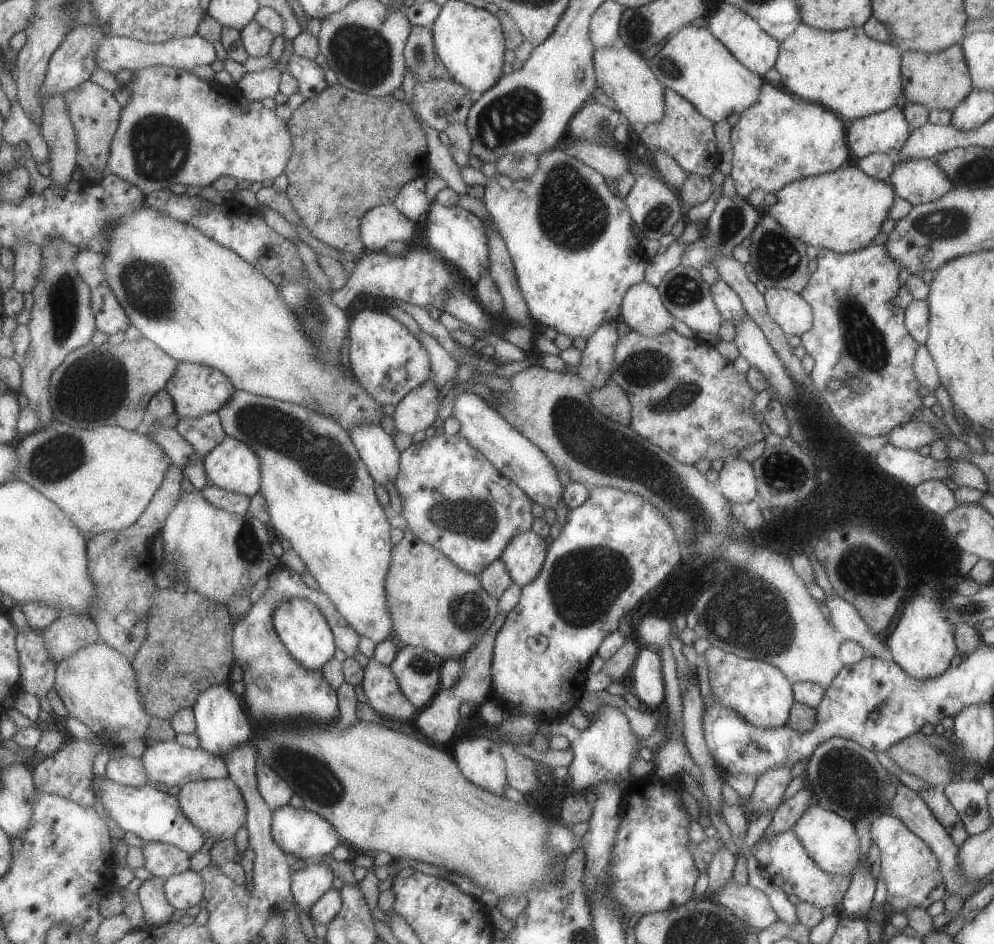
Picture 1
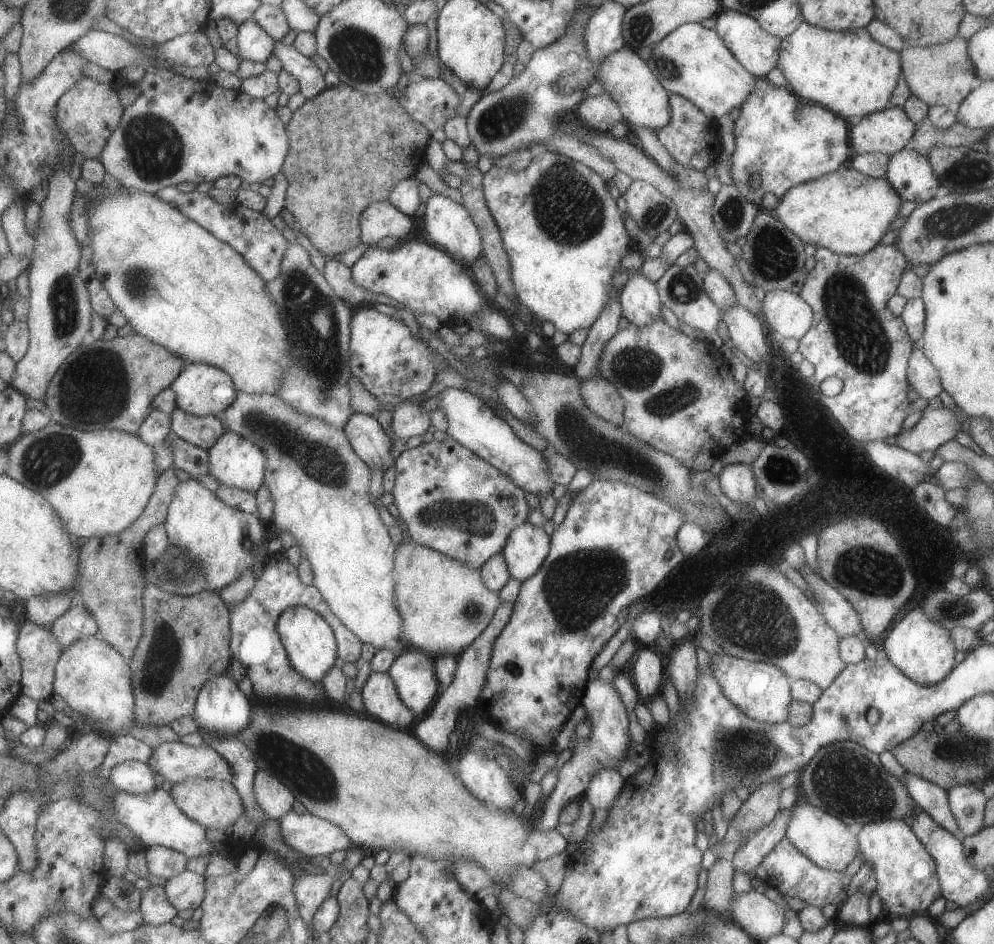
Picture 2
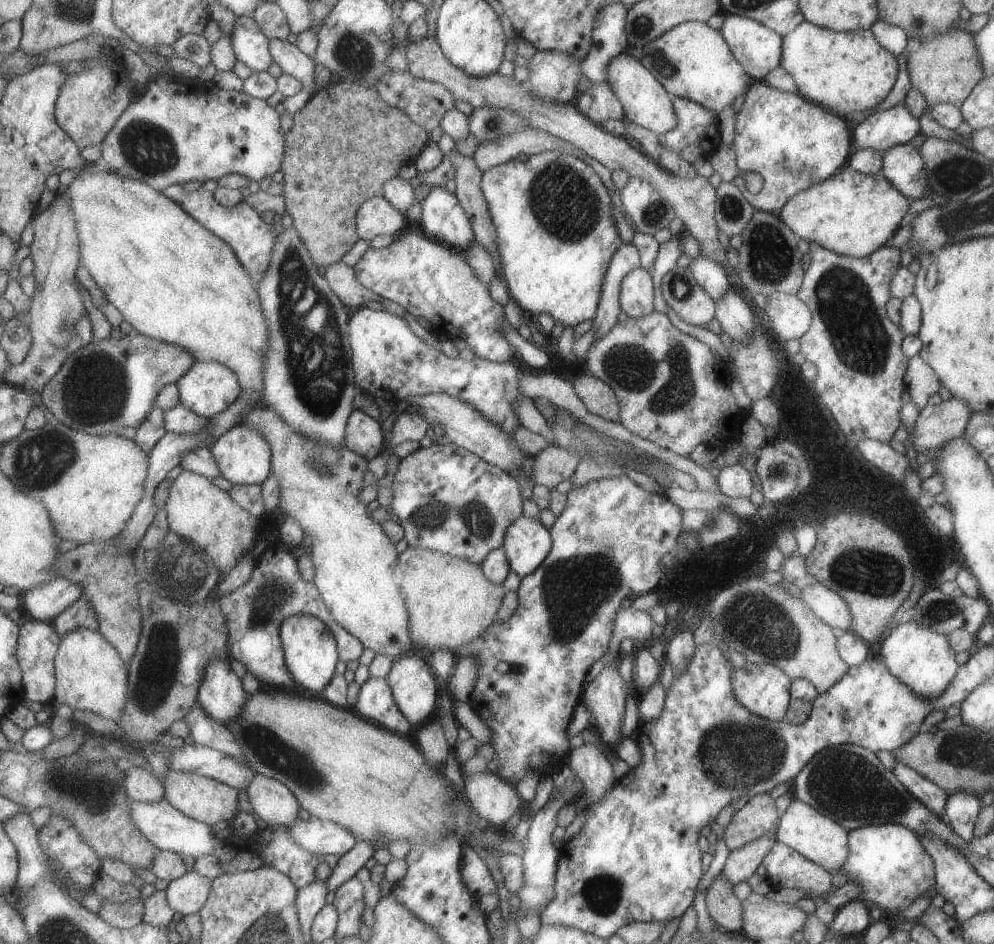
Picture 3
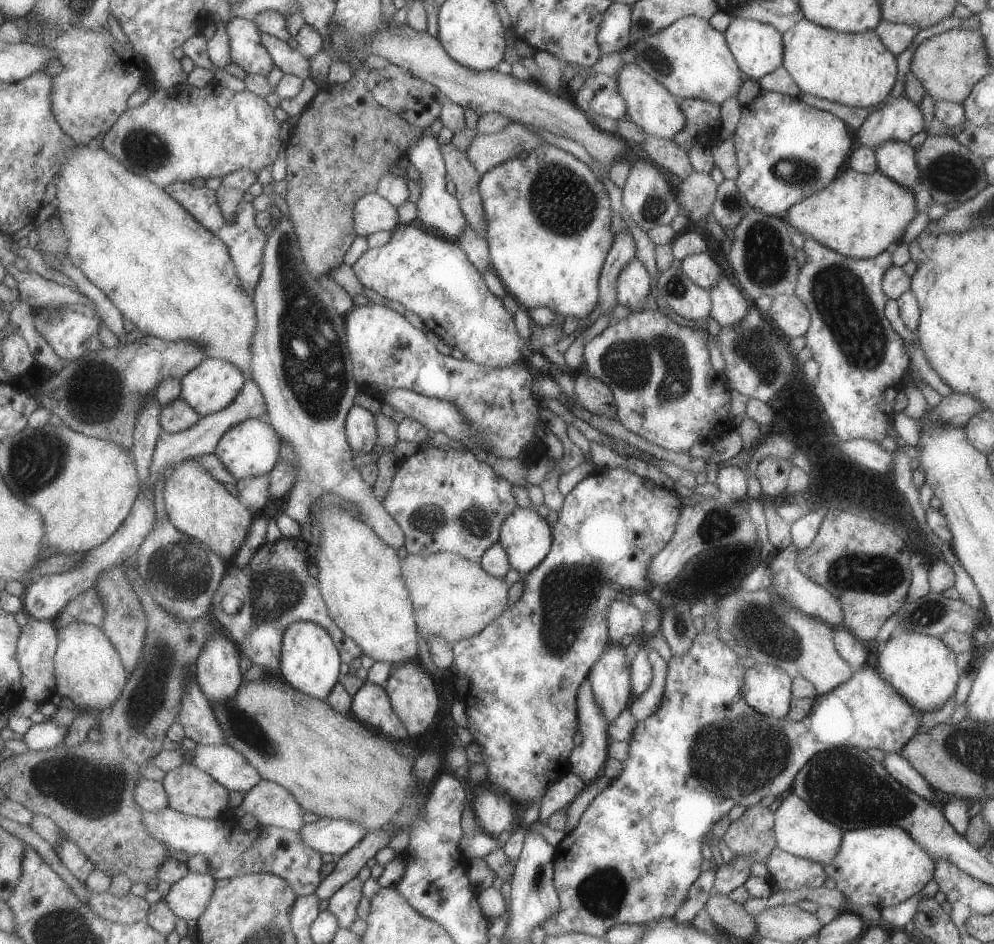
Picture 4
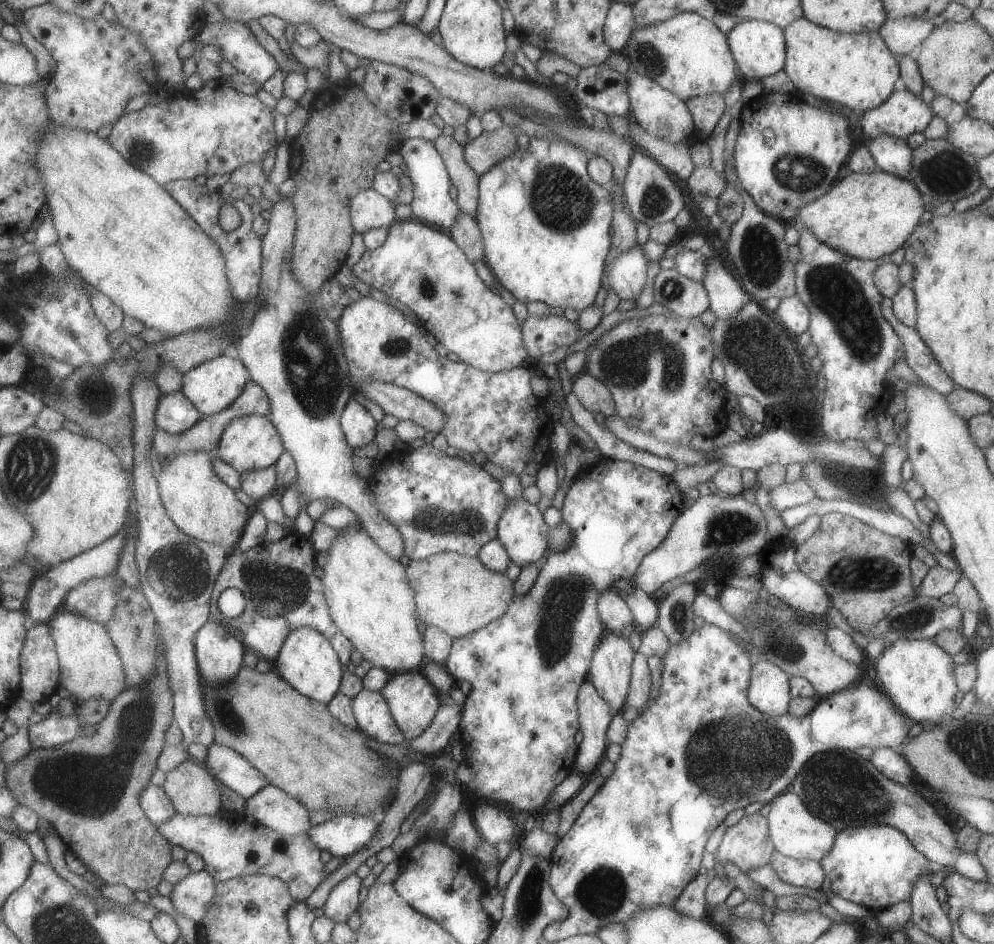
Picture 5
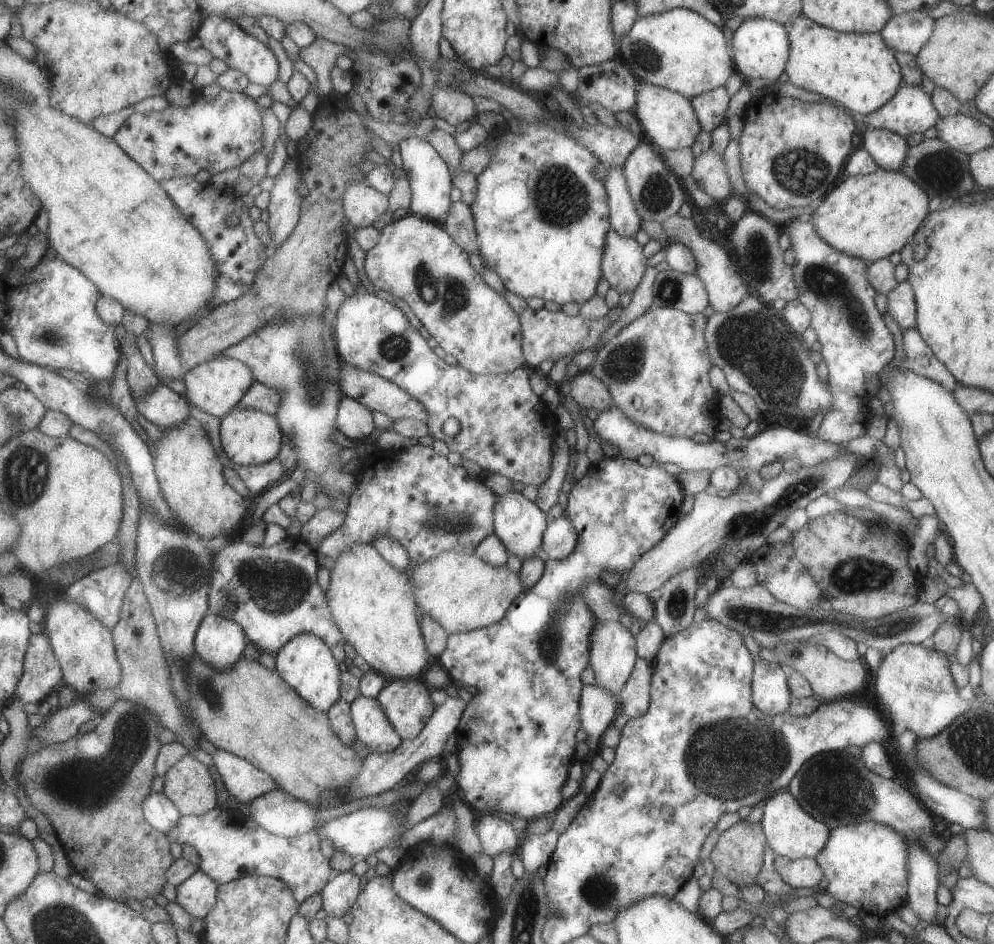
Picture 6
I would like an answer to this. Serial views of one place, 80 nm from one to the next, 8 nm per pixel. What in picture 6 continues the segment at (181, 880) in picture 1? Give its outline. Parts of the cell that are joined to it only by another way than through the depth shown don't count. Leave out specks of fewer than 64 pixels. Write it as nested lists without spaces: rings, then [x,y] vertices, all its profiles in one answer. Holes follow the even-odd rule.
[[[199,870],[178,886],[178,904],[192,918],[205,919],[219,900],[220,885],[205,871]]]

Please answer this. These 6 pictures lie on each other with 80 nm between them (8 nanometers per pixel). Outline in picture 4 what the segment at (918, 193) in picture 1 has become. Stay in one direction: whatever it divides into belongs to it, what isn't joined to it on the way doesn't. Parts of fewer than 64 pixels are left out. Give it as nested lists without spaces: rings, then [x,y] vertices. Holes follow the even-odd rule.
[[[885,141],[880,147],[876,147],[874,155],[876,156],[878,171],[889,177],[893,182],[900,184],[913,193],[913,189],[919,188],[920,174],[917,168],[917,161],[914,150],[907,143],[901,141]]]

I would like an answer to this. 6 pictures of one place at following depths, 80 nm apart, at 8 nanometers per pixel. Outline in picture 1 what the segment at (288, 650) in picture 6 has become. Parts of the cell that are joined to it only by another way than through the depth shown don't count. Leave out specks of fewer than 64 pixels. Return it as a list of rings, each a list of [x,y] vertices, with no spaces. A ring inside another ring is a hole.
[[[293,597],[281,601],[274,614],[274,626],[289,652],[309,670],[322,670],[325,663],[337,650],[336,638],[320,606],[303,597]]]

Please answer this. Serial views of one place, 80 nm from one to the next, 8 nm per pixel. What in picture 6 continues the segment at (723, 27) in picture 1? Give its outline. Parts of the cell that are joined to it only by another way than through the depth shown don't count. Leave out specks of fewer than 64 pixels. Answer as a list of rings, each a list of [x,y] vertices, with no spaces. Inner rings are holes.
[[[744,19],[732,32],[728,43],[732,48],[735,72],[746,81],[761,78],[765,81],[777,81],[784,78],[784,66],[789,56],[789,43],[782,24],[769,19]]]

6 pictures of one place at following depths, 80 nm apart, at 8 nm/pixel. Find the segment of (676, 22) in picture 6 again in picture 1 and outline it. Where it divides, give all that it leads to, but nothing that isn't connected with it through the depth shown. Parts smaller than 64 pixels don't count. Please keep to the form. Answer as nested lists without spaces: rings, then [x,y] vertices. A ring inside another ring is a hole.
[[[681,27],[647,63],[663,88],[680,94],[714,123],[749,108],[759,98],[764,81],[729,53],[707,27]]]

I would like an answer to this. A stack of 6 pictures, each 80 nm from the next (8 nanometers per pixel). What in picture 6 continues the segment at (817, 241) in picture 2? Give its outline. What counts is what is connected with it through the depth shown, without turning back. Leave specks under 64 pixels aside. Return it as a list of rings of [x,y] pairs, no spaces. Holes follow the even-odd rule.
[[[877,169],[868,175],[849,175],[839,182],[806,219],[829,246],[867,263],[899,252],[923,222],[929,208],[921,186],[901,171]]]

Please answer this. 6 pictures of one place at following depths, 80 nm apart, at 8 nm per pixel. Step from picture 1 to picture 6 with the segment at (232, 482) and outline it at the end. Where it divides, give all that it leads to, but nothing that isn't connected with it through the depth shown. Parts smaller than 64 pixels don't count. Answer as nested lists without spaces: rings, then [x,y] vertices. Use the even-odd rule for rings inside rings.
[[[235,409],[221,419],[220,442],[226,456],[239,466],[257,466],[278,458],[284,445],[284,432],[275,415],[255,409]]]

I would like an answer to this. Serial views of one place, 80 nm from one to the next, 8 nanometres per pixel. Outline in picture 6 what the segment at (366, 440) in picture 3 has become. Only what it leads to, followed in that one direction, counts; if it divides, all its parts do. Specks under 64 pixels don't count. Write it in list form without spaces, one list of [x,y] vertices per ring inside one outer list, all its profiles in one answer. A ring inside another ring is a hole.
[[[344,396],[340,404],[338,430],[349,440],[363,440],[373,432],[371,412],[357,399]]]

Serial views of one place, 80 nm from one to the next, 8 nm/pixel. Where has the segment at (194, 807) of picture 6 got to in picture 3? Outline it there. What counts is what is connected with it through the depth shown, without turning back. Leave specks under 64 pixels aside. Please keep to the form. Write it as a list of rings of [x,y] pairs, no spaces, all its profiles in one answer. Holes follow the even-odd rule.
[[[171,771],[166,775],[166,796],[173,806],[191,818],[215,827],[219,822],[229,822],[240,813],[239,790],[224,782],[201,776],[199,773]]]

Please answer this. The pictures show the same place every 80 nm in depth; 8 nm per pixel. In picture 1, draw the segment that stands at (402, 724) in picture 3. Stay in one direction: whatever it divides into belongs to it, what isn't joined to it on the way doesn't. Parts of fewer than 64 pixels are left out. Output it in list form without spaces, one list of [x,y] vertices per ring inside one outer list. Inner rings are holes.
[[[373,656],[363,668],[362,690],[369,705],[381,718],[406,723],[415,707],[405,698],[396,675],[389,665],[380,663]]]

